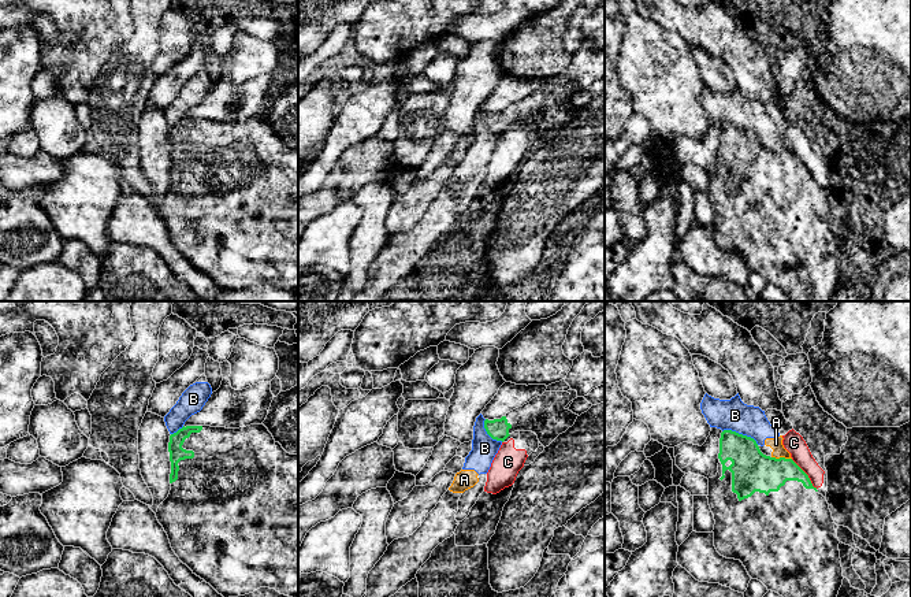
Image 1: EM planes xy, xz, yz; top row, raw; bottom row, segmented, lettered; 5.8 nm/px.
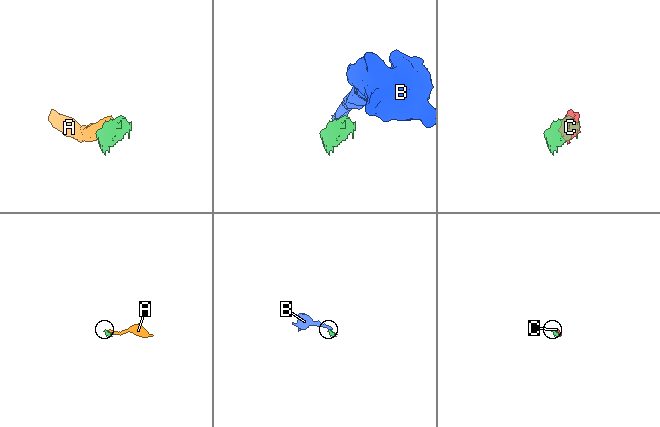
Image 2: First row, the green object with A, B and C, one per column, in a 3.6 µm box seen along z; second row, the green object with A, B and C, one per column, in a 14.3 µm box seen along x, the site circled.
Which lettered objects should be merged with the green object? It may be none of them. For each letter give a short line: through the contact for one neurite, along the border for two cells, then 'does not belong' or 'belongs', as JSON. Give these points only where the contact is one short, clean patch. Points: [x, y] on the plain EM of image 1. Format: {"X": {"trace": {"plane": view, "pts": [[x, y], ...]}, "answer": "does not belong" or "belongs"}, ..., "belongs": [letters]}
{"A": {"trace": {"plane": "yz", "pts": [[772, 149], [791, 152]]}, "answer": "does not belong"}, "B": {"trace": {"plane": "yz", "pts": [[722, 123], [735, 123], [750, 129], [758, 137]]}, "answer": "does not belong"}, "C": {"answer": "does not belong"}, "belongs": []}

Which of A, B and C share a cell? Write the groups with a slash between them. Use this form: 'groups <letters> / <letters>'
groups A B / C

